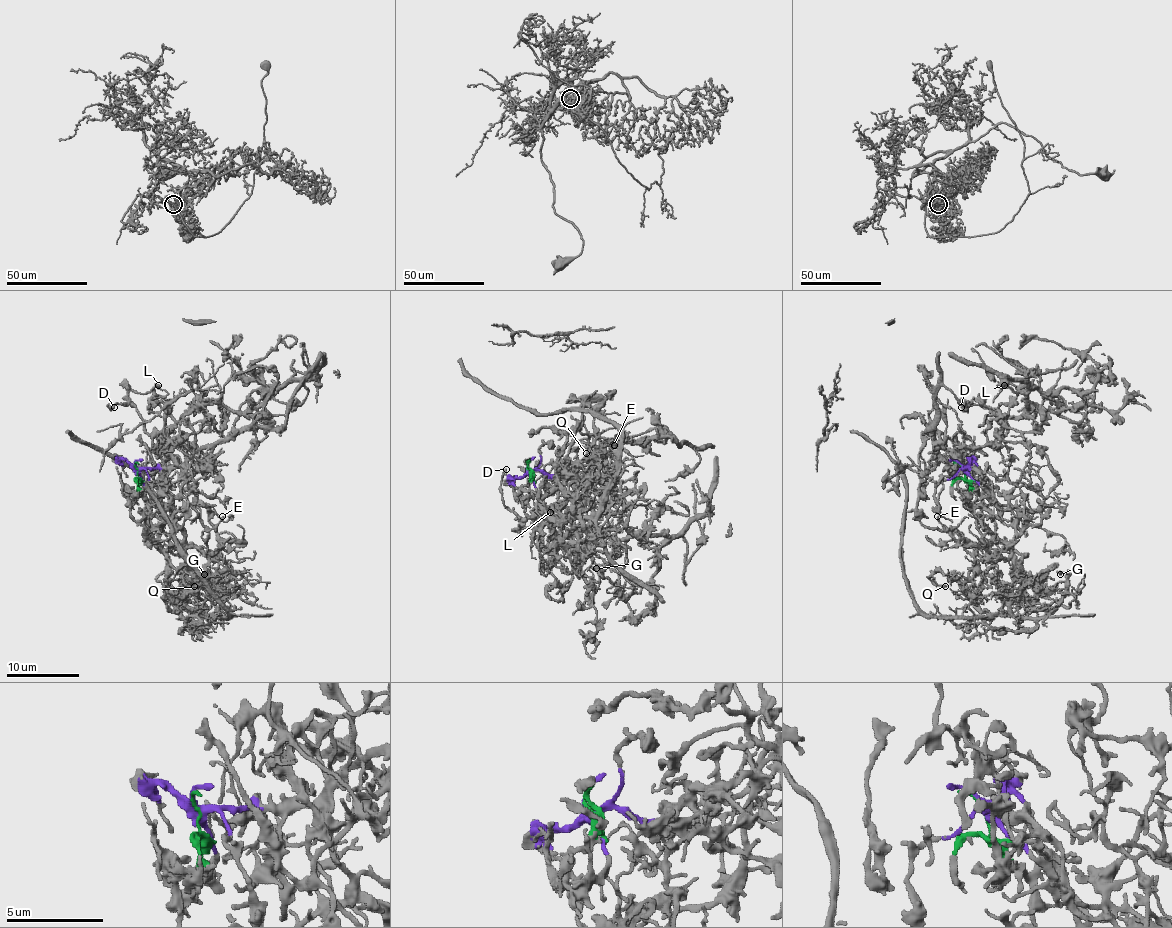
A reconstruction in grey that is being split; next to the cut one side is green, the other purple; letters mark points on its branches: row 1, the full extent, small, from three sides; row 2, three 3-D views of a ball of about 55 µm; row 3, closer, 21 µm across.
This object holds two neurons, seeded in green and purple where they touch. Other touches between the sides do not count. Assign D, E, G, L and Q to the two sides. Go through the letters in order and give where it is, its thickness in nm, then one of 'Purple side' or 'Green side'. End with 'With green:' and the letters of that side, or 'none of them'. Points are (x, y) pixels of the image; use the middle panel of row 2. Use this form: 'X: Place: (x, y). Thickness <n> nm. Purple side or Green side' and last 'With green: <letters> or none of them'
D: Place: (506, 469). Thickness 200 nm. Purple side
E: Place: (614, 445). Thickness 180 nm. Green side
G: Place: (596, 568). Thickness 280 nm. Green side
L: Place: (550, 512). Thickness 360 nm. Purple side
Q: Place: (586, 453). Thickness 160 nm. Green side
With green: E, G, Q

